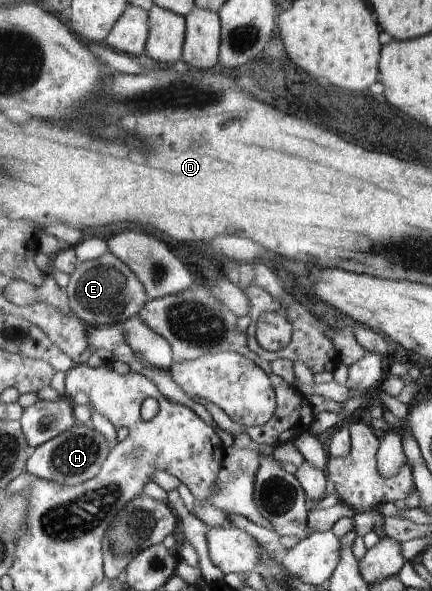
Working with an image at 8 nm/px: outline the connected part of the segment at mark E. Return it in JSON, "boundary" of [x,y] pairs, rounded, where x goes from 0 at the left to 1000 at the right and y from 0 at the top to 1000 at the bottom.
{"boundary":[[[255,425],[215,440],[183,447],[178,459],[162,467],[162,481],[150,489],[160,501],[169,528],[201,550],[204,555],[248,550],[252,535],[259,548],[317,533],[347,508],[336,484],[280,437]]]}

